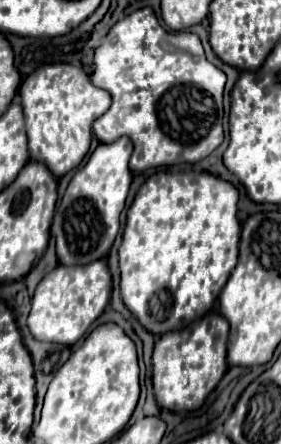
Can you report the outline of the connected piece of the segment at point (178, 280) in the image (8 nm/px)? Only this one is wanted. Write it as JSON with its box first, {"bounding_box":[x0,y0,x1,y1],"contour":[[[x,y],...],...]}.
{"bounding_box":[119,171,241,335],"contour":[[[161,171],[151,175],[141,185],[133,205],[127,211],[123,243],[119,247],[121,297],[125,307],[153,335],[179,331],[195,319],[201,319],[211,309],[237,265],[239,235],[241,223],[237,219],[237,189],[231,183],[209,173],[193,171]]]}

